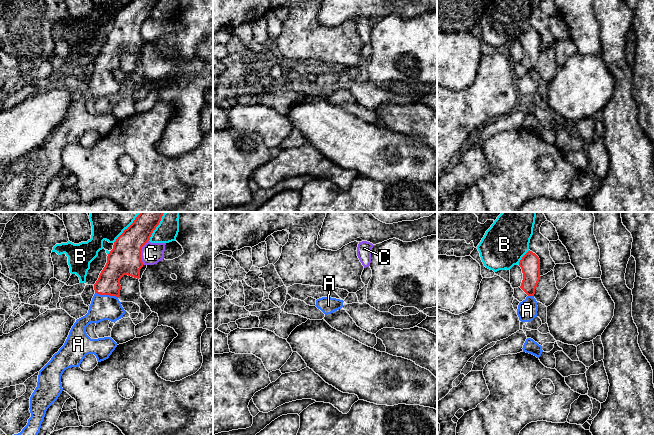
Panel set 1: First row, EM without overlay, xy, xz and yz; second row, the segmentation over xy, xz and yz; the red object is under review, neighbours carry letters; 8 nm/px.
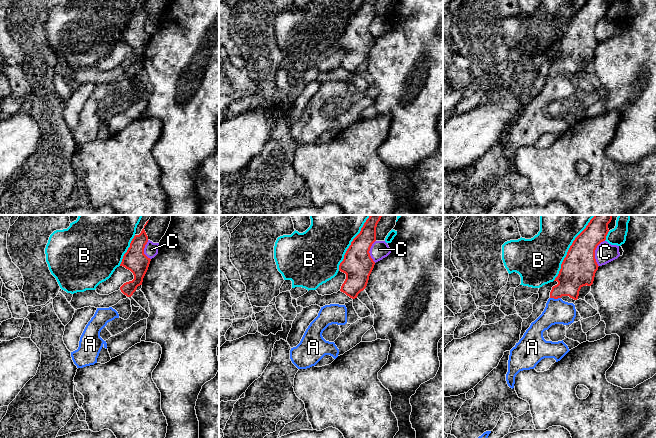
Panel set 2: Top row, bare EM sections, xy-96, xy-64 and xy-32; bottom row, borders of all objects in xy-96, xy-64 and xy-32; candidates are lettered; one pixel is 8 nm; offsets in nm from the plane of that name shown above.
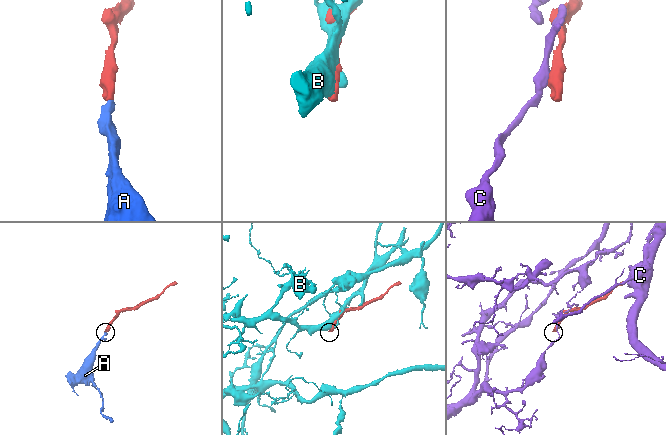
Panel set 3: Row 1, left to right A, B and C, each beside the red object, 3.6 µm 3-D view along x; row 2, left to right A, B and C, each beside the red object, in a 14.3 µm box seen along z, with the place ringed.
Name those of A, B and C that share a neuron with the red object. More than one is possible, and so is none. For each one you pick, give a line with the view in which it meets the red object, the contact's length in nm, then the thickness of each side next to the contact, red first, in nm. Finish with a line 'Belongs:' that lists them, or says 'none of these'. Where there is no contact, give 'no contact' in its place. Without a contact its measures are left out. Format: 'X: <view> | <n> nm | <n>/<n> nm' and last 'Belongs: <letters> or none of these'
A: xy | 190 nm | 190/200 nm
Belongs: A

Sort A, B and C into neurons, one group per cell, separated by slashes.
A / B / C

